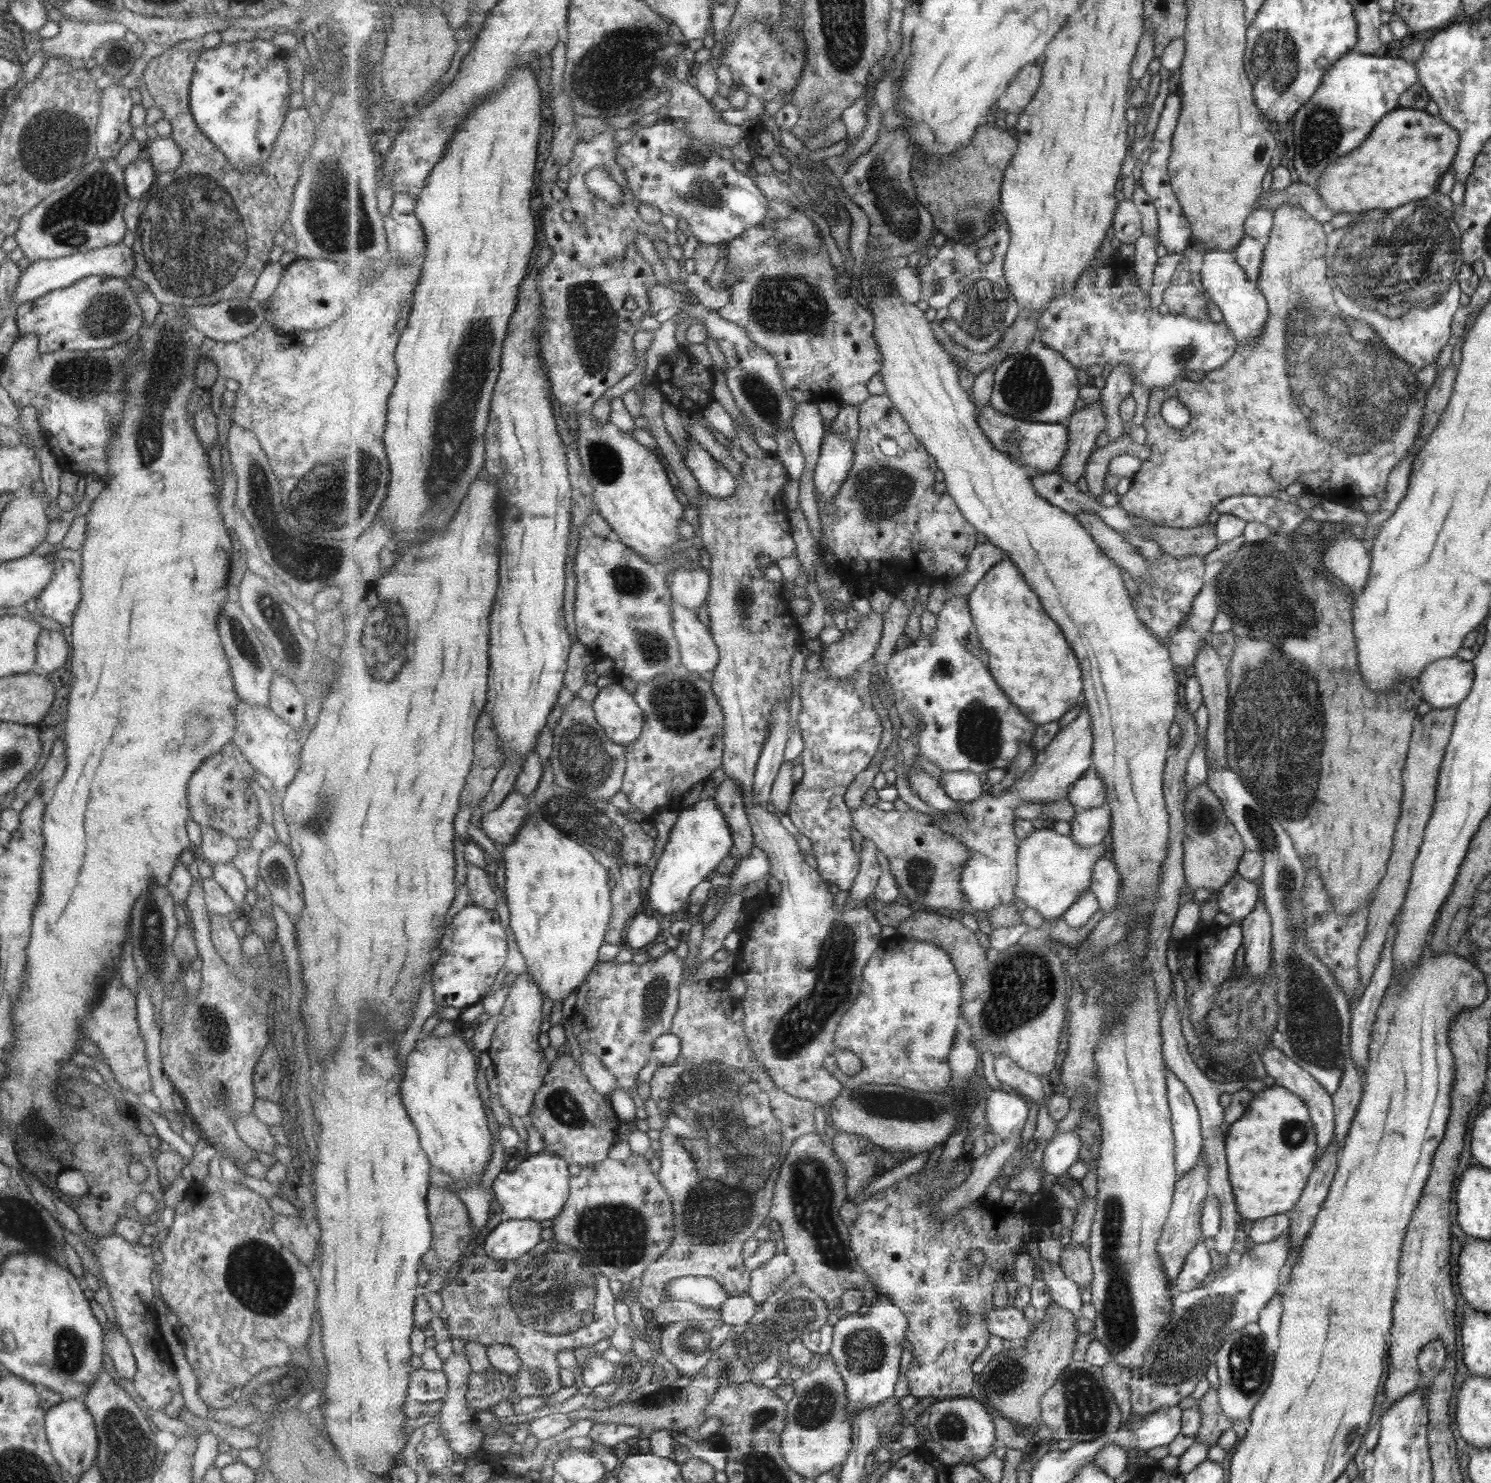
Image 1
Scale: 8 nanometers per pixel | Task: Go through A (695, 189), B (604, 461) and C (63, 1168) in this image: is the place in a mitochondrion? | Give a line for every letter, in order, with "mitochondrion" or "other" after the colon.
A: mitochondrion
B: mitochondrion
C: other

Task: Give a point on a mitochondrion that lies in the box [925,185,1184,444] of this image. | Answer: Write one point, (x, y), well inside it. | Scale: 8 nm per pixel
(982, 308)

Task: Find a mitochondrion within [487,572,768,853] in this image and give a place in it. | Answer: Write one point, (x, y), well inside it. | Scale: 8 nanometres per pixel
(584, 760)

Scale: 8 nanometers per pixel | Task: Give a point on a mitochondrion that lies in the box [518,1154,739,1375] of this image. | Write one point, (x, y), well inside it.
(616, 1236)

